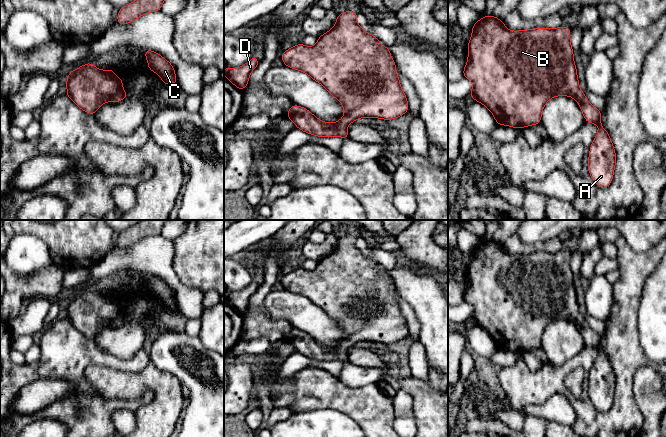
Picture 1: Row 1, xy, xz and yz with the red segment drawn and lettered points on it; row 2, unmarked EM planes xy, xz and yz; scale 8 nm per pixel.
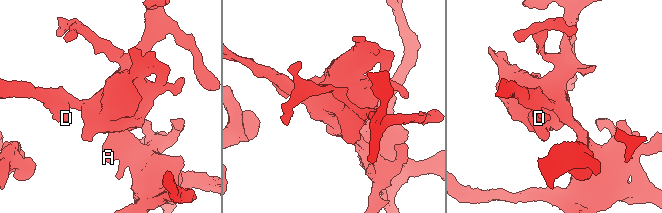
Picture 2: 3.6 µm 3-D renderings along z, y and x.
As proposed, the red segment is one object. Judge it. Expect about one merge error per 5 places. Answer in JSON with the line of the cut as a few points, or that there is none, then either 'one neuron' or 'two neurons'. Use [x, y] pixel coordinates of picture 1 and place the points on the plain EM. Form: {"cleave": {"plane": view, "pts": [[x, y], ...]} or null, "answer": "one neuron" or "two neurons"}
{"cleave": null, "answer": "one neuron"}

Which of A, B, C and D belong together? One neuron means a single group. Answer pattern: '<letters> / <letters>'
A B C D

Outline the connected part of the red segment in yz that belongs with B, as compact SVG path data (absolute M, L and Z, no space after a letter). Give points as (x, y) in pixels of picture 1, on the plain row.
M493 239L481 241L472 250L463 300L473 306L469 320L485 329L498 349L512 352L540 348L542 333L555 320L571 320L575 323L585 345L599 352L590 370L588 394L593 405L605 413L612 406L616 378L610 360L601 348L601 335L588 326L579 312L570 258L567 250L510 255L502 244Z

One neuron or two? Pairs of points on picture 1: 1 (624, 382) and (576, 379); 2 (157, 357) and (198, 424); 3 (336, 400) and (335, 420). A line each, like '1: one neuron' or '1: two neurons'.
1: two neurons
2: one neuron
3: two neurons

